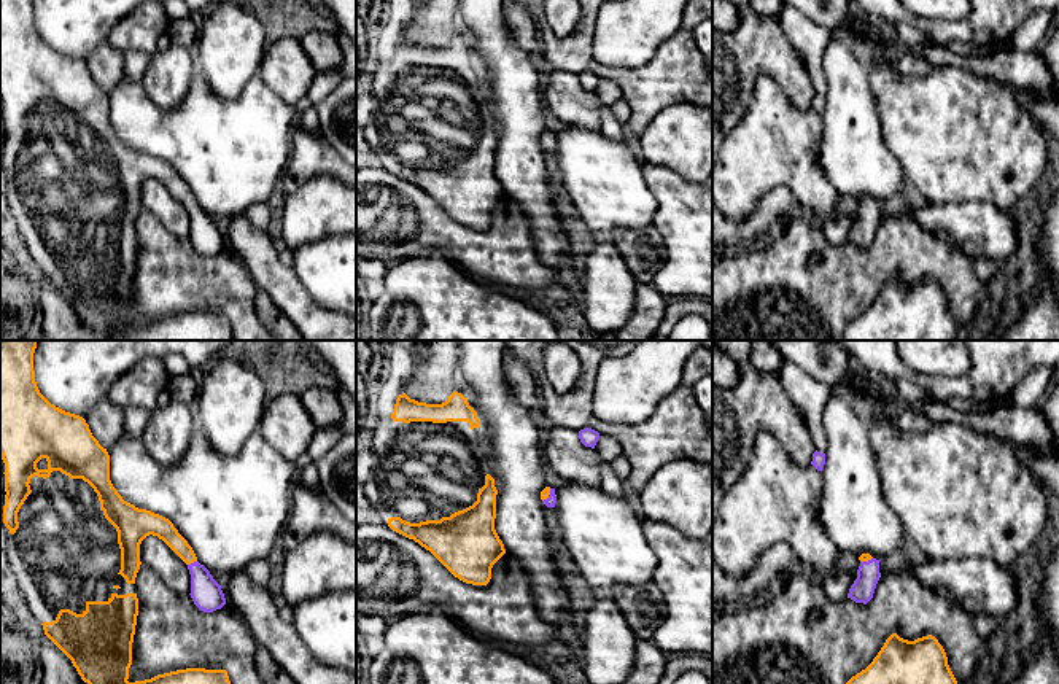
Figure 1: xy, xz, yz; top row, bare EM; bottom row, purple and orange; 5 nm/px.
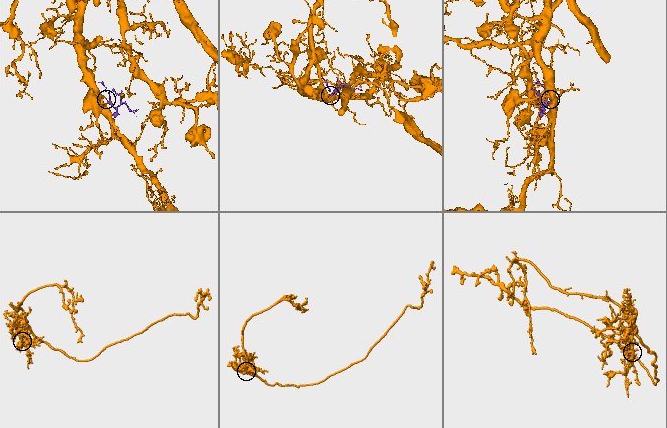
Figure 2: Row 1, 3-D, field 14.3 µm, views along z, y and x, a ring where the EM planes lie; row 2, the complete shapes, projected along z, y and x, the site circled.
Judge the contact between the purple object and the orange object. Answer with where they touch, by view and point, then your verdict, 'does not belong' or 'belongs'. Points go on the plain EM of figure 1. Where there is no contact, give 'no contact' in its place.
xy (191, 207) | belongs

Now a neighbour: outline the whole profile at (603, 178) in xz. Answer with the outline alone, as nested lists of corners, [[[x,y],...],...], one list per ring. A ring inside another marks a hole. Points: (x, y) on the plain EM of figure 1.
[[[566,124],[555,132],[564,194],[579,212],[579,226],[592,237],[612,229],[654,226],[658,202],[646,185],[641,159],[601,130]]]

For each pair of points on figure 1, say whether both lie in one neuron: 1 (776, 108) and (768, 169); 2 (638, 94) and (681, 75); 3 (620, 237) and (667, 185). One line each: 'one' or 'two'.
1: one
2: one
3: two

